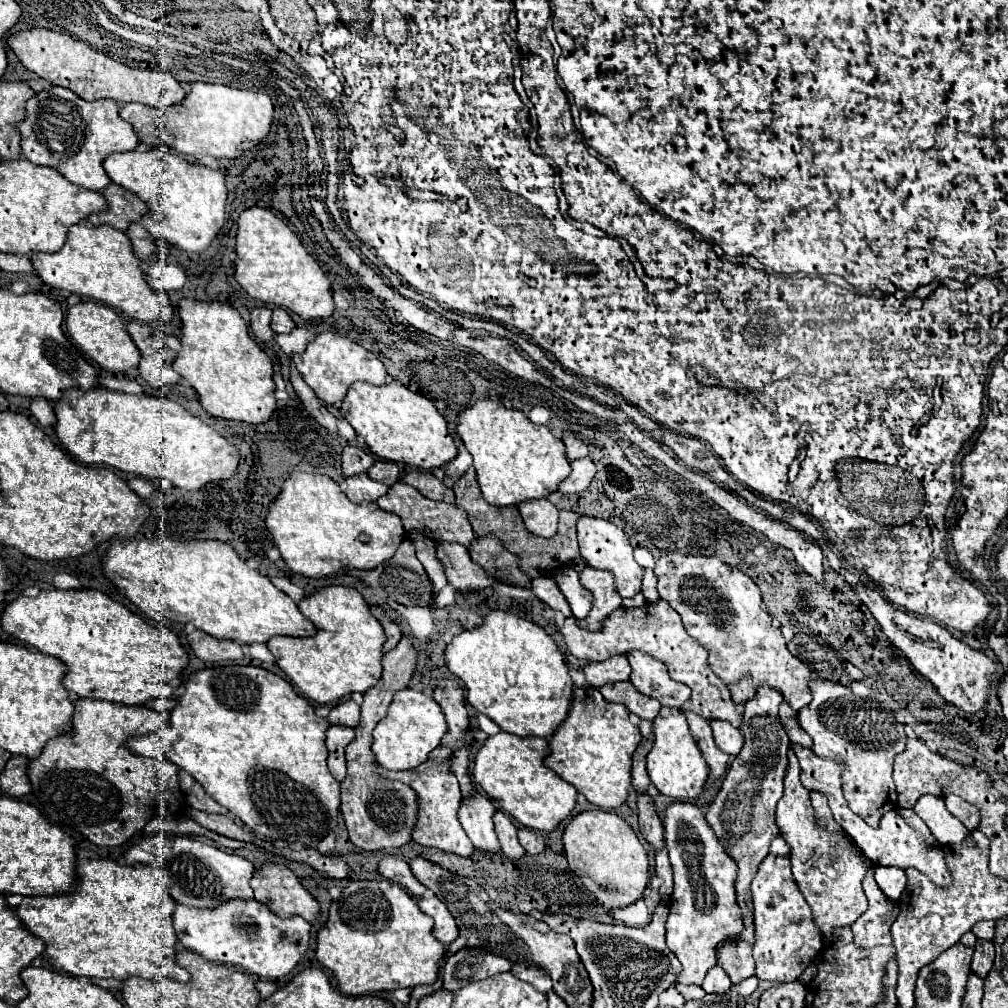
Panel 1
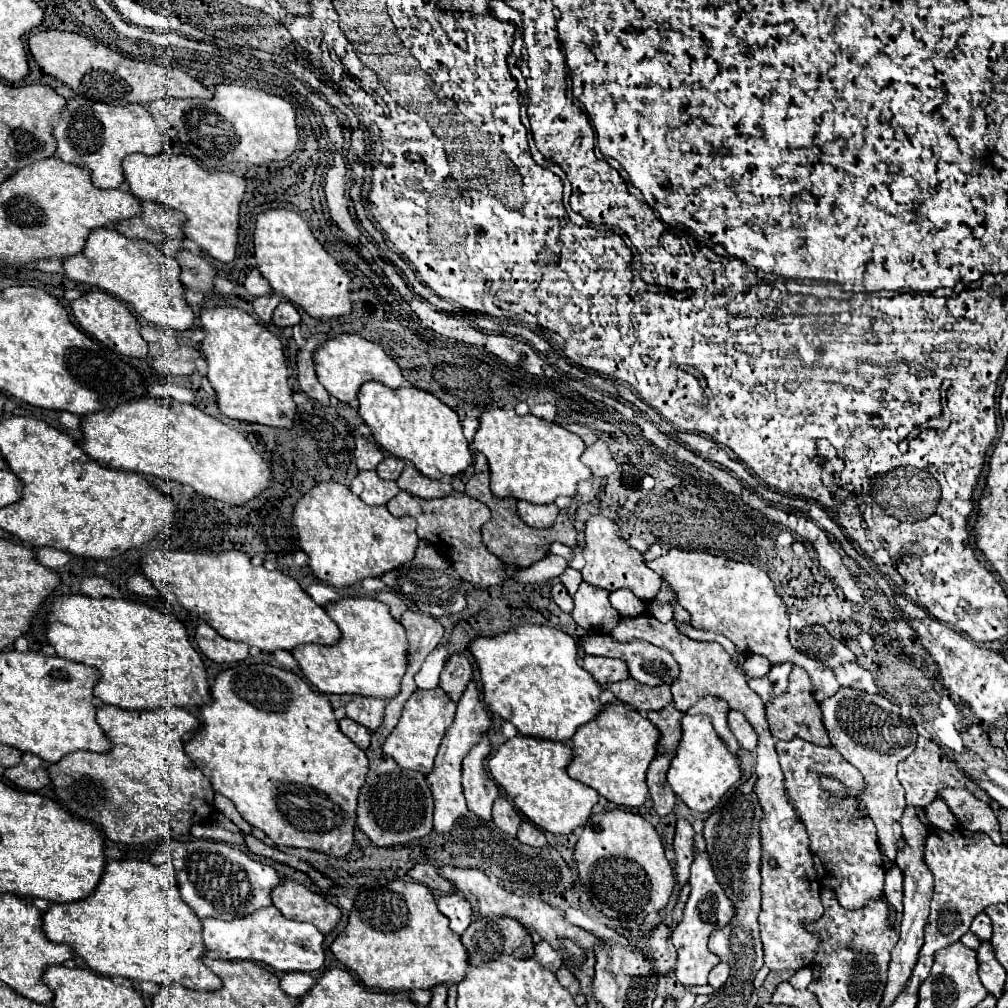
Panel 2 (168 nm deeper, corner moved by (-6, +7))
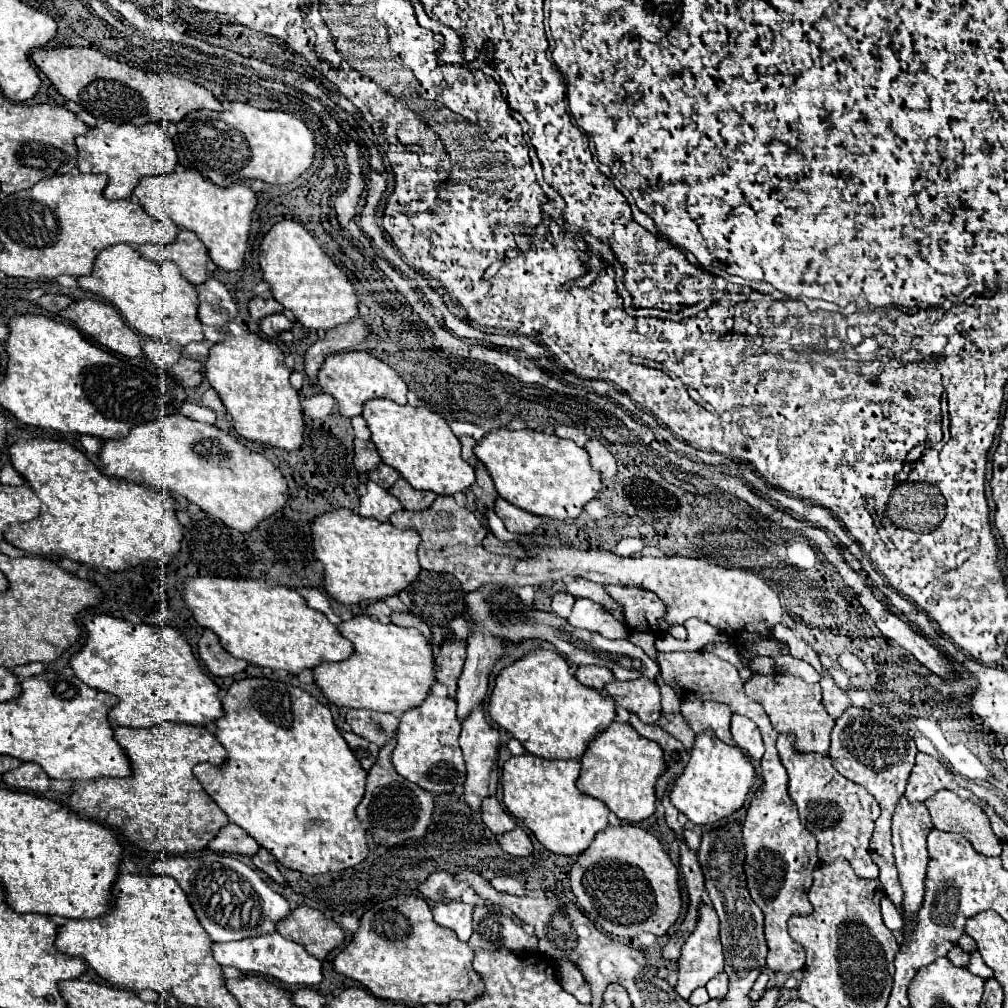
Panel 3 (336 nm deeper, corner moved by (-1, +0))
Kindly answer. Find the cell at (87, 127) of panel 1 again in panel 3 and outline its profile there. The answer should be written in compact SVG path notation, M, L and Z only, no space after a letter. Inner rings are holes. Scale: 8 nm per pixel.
M99 122L91 126L85 134L77 136L75 146L77 146L77 168L81 172L109 176L103 196L111 200L129 198L139 178L155 176L155 174L169 174L177 166L175 146L159 124L133 126L133 124Z

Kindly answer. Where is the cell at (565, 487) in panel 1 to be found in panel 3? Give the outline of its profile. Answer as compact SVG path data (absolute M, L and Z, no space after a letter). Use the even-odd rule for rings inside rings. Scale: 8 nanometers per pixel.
M589 440L585 444L585 450L589 452L591 466L601 474L603 480L609 480L617 474L617 464L615 464L613 454L599 440Z

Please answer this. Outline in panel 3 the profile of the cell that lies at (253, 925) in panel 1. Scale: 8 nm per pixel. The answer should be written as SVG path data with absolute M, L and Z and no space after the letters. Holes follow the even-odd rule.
M271 932L271 934L263 934L263 936L255 936L255 938L243 938L237 942L213 942L211 952L213 952L213 958L221 966L233 966L241 972L273 976L285 984L317 986L323 978L321 960L317 960L313 954L309 954L303 944L283 938L279 932Z

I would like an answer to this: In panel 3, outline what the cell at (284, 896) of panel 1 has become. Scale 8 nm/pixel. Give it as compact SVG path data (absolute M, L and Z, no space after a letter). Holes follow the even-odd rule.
M309 906L293 908L283 920L277 922L277 932L283 938L303 944L319 960L325 960L325 956L345 938L337 922L327 920L319 910Z

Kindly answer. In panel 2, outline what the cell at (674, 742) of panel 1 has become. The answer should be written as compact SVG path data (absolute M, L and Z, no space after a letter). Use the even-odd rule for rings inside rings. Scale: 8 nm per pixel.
M688 715L682 717L682 741L676 749L676 757L668 769L668 783L674 793L694 811L706 813L712 811L718 801L728 793L728 789L740 781L740 761L738 755L732 753L724 741L720 741L718 733L714 731L712 719L708 715Z

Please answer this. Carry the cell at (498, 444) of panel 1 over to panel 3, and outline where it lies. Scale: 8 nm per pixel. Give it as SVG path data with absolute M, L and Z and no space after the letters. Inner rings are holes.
M499 428L479 440L473 454L487 466L501 498L537 516L549 516L555 520L577 518L583 504L593 500L601 488L601 476L591 468L585 448L555 434L531 428Z

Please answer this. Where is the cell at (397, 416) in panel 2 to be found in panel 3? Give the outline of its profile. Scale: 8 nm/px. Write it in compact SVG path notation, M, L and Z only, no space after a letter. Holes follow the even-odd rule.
M373 398L363 406L363 418L371 430L371 440L381 460L393 466L413 488L449 494L467 490L475 482L471 464L461 458L461 442L449 428L449 422L425 406L395 404L393 400Z

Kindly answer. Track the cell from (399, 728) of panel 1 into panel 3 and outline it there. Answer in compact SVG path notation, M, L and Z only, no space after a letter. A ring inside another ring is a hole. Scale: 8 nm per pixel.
M427 696L427 700L415 708L409 708L401 716L397 730L397 746L391 752L393 768L409 782L425 788L433 794L459 790L463 784L463 756L459 748L461 724L455 716L457 702L451 698Z

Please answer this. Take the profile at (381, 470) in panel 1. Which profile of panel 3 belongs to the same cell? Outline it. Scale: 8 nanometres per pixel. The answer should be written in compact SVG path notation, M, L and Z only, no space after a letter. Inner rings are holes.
M379 464L379 468L369 472L369 480L373 480L375 484L379 484L385 490L389 490L397 478L399 478L399 472L387 464Z

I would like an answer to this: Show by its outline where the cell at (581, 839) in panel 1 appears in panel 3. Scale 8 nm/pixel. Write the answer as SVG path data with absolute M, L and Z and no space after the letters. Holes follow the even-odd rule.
M633 824L607 826L597 832L589 848L571 866L569 880L587 918L615 938L633 938L641 932L663 936L681 910L677 868L661 842Z

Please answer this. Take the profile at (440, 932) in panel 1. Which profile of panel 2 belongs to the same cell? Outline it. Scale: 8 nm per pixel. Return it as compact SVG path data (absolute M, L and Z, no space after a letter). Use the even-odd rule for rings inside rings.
M456 893L440 895L438 909L442 915L446 915L450 919L450 929L458 935L462 935L472 921L472 905Z

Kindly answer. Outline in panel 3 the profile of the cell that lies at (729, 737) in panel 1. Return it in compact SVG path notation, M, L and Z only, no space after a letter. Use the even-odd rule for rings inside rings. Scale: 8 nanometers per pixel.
M733 714L733 718L731 718L731 734L733 734L733 740L737 742L737 746L751 760L761 760L765 748L763 748L761 734L759 734L759 728L755 726L755 722L751 722L747 716Z

